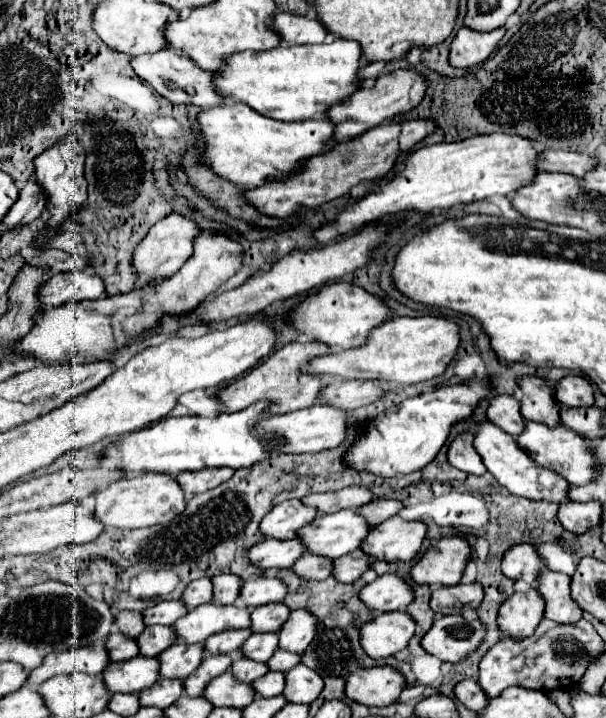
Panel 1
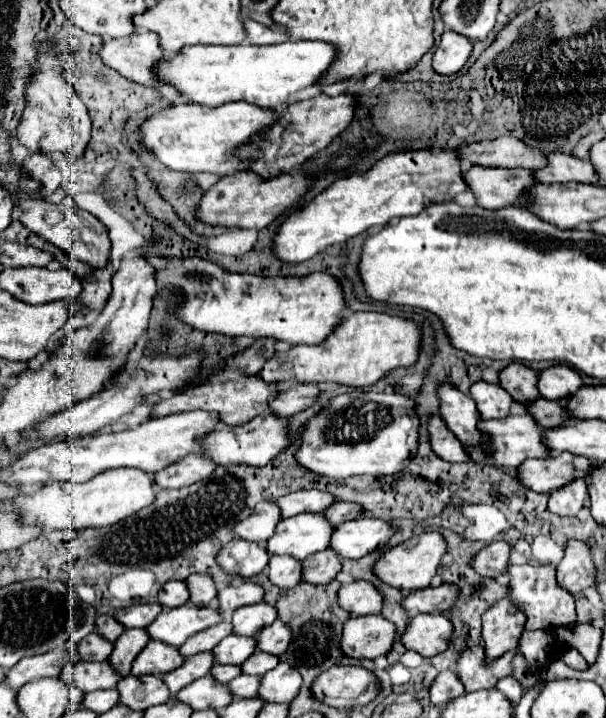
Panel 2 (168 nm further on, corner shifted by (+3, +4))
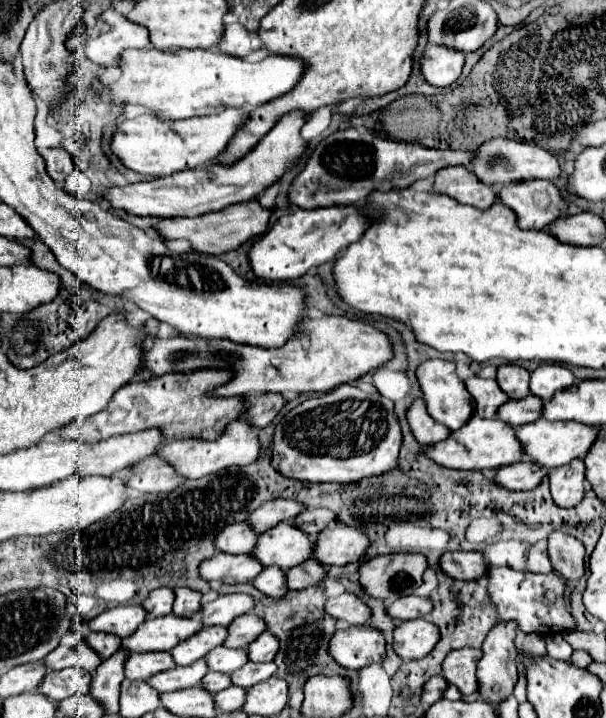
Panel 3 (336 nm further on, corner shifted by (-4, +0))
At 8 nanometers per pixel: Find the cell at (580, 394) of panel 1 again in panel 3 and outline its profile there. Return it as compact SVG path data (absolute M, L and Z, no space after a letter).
M541 365L531 373L531 393L549 401L553 393L573 385L575 375L563 365Z

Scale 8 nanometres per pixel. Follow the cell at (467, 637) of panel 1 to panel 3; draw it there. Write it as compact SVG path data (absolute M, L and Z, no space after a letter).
M425 619L405 621L393 631L393 649L403 661L425 657L433 645L437 645L437 641L439 629Z

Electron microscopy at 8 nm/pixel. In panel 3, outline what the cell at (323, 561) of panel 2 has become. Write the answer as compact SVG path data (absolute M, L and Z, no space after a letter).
M309 559L285 571L285 585L287 589L305 589L317 585L323 577L325 577L325 567L321 567L317 559Z

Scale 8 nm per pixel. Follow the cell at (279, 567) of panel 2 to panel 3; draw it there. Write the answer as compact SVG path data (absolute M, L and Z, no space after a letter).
M277 567L263 569L255 579L251 579L251 585L265 593L267 597L283 597L287 593L285 589L285 573Z

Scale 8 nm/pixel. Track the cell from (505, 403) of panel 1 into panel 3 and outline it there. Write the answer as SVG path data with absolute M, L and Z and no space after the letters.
M473 375L465 379L465 387L475 401L475 415L485 419L495 419L499 405L503 405L509 399L505 397L495 379L483 379L479 375Z

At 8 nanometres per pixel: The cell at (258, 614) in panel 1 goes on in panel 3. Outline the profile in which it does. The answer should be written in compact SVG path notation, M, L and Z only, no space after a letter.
M247 613L237 617L229 627L227 627L227 639L223 641L225 647L233 647L233 649L245 649L249 645L249 641L253 641L253 637L259 637L265 631L265 623L255 615L255 613Z

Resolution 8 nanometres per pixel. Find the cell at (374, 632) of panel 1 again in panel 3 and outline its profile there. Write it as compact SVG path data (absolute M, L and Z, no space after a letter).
M363 625L335 631L329 641L329 655L345 669L361 669L371 663L381 663L385 653L383 633Z

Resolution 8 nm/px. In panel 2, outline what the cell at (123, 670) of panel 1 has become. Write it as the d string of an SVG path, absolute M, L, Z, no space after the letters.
M80 661L78 665L68 665L62 673L62 679L68 681L68 685L74 685L74 689L90 693L96 689L114 689L118 681L124 679L124 675L118 673L108 661L102 663Z

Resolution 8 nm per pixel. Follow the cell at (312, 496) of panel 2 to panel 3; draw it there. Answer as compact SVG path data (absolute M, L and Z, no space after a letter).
M277 499L277 501L269 501L263 503L259 509L255 509L247 523L251 525L253 531L263 533L265 529L271 529L273 525L281 523L281 521L291 521L293 517L297 517L297 513L303 513L305 507L297 501L289 501L289 499Z

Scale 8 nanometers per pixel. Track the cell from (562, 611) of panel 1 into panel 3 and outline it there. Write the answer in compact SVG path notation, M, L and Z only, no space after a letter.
M487 567L487 593L503 621L515 621L523 633L541 633L543 637L565 633L575 627L571 613L563 601L565 585L557 573L525 573L511 567Z

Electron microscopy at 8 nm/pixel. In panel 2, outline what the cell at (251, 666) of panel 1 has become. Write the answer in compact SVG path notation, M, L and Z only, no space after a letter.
M216 663L214 669L210 671L210 675L218 677L218 681L224 683L224 685L228 685L240 673L242 673L242 667L238 667L238 665L220 665L220 663Z

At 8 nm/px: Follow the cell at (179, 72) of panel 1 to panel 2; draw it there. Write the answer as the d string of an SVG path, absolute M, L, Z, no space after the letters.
M150 31L134 33L134 37L108 39L100 51L106 65L122 73L124 77L144 85L162 87L164 83L156 77L156 67L166 55L160 47L158 35Z

